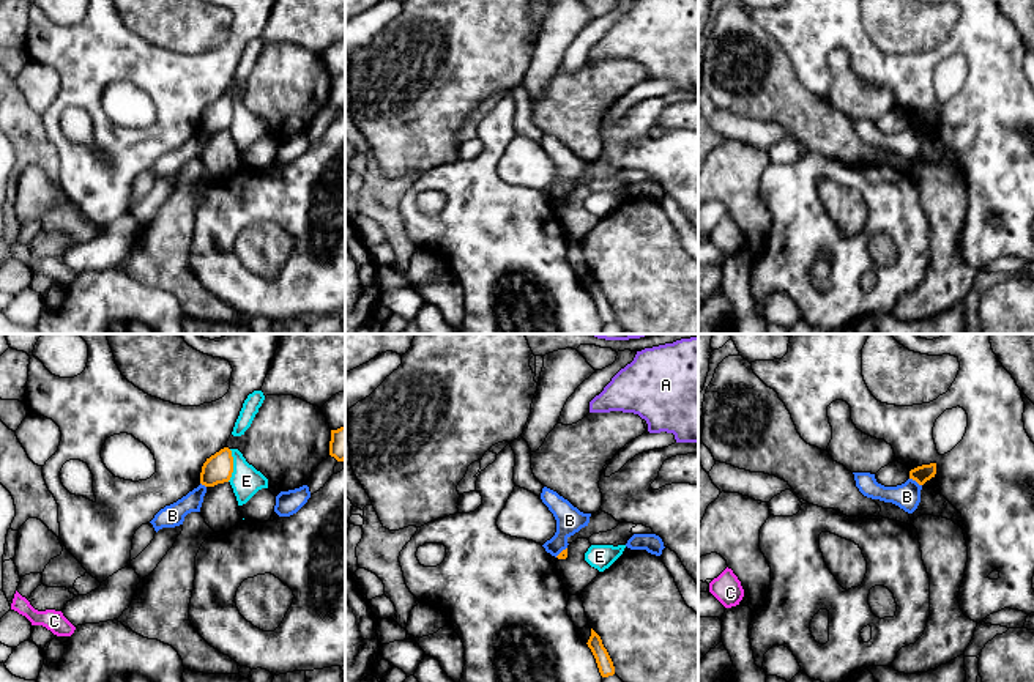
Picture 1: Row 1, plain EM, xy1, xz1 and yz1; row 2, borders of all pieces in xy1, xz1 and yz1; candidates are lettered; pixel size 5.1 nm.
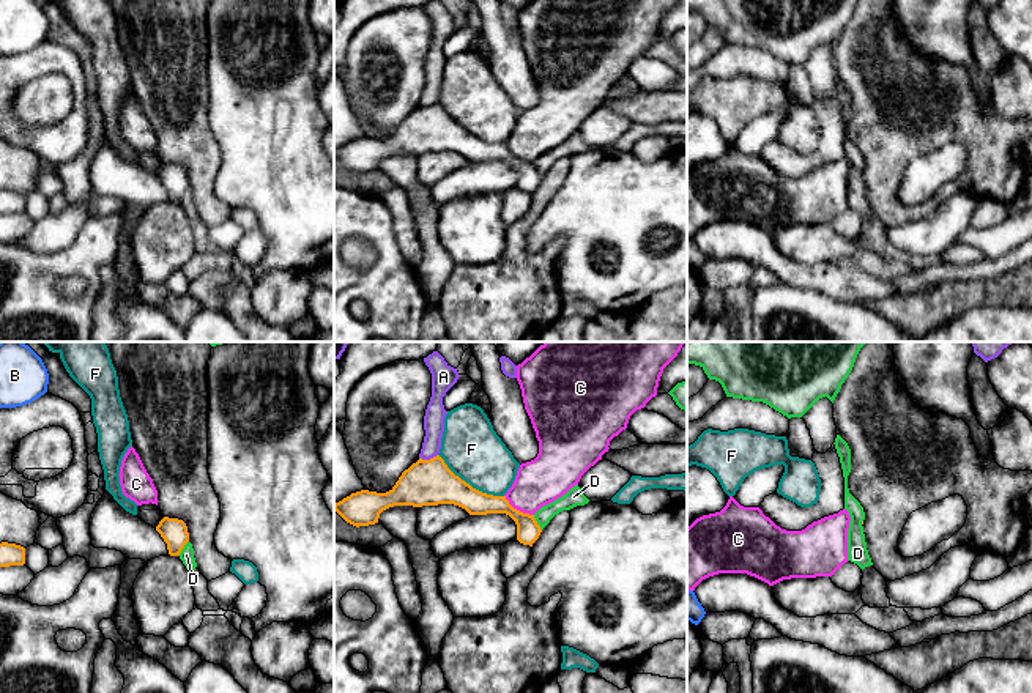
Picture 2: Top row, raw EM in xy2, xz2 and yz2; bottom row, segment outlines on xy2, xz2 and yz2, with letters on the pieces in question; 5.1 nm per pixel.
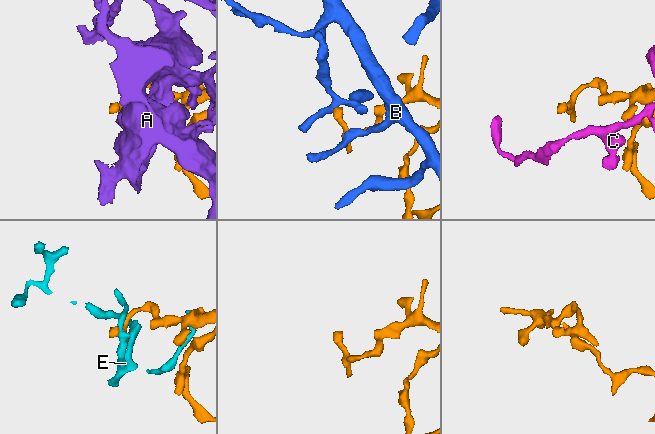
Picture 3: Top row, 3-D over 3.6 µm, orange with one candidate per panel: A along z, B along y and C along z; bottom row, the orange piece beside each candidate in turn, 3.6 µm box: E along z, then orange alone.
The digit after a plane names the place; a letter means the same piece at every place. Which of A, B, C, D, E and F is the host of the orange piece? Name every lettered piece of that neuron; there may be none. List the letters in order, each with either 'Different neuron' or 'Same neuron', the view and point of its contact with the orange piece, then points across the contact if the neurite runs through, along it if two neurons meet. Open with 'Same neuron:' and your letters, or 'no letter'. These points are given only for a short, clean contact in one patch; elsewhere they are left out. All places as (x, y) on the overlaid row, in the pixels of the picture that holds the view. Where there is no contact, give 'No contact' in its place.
Same neuron: D
A: Different neuron. Touches orange at xz2 (427, 460)
B: Different neuron. Touches orange at yz1 (916, 481). Boundary: yz1 (910, 478), (921, 485)
C: Different neuron. Touches orange at xz2 (516, 509). Boundary: xz2 (504, 495), (514, 507), (533, 515)
D: Same neuron. Touches orange at xy2 (183, 547). Path across: xy2 (174, 531), (183, 547), (186, 555)
E: Different neuron. Touches orange at xy1 (232, 465)
F: Different neuron. Touches orange at xz2 (468, 484)

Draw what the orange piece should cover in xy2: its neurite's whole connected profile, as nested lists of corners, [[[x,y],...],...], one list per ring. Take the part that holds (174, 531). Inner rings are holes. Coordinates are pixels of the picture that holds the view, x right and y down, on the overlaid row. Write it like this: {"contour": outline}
{"contour": [[[164,517],[156,531],[167,543],[170,556],[178,556],[189,572],[197,567],[187,526],[183,520]]]}

